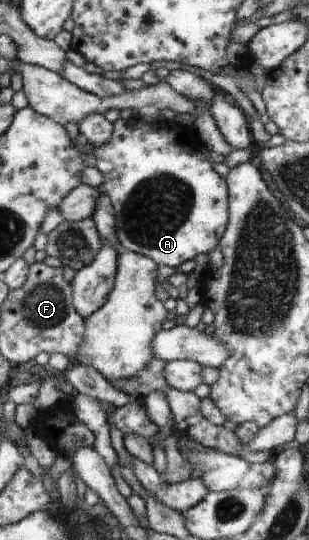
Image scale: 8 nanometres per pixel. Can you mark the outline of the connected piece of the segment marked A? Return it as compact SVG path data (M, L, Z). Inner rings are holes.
M140 116L123 120L121 117L114 123L114 128L110 140L106 144L100 145L93 149L92 153L95 156L96 164L99 171L103 174L104 182L100 189L103 193L110 197L112 206L114 207L115 225L117 239L123 250L127 252L135 252L142 256L151 258L157 265L169 265L173 269L179 267L184 261L194 259L201 253L209 252L219 243L223 232L226 230L227 222L229 221L228 212L228 195L226 178L222 178L213 170L213 164L207 160L205 147L200 142L187 140L187 137L181 137L180 125L174 121L159 119L157 122L148 123Z

